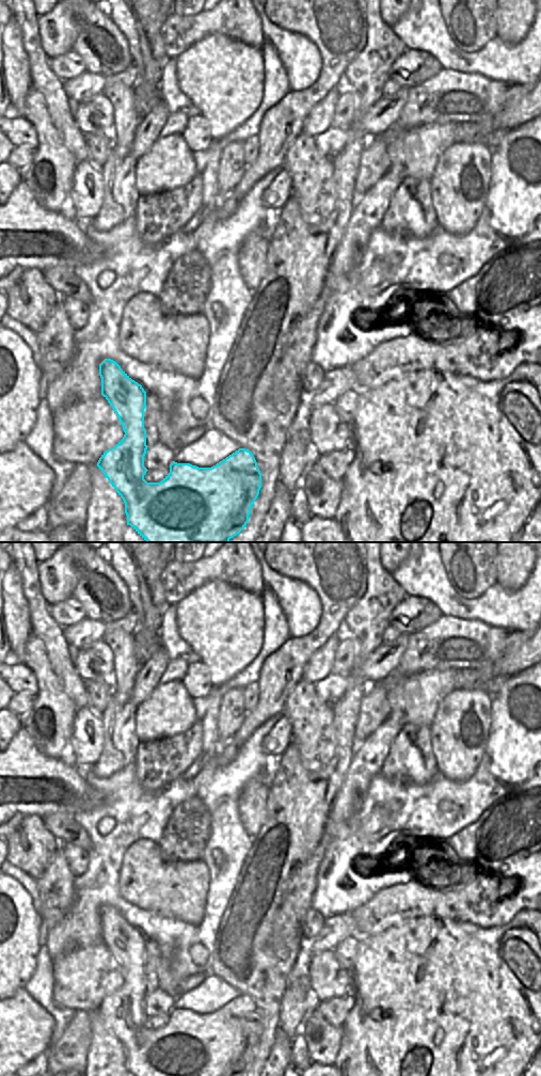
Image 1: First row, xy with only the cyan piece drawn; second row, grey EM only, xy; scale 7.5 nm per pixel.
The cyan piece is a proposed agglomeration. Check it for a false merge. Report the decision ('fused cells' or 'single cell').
single cell

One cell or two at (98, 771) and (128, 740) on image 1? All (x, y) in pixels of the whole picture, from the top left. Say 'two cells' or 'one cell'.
one cell

